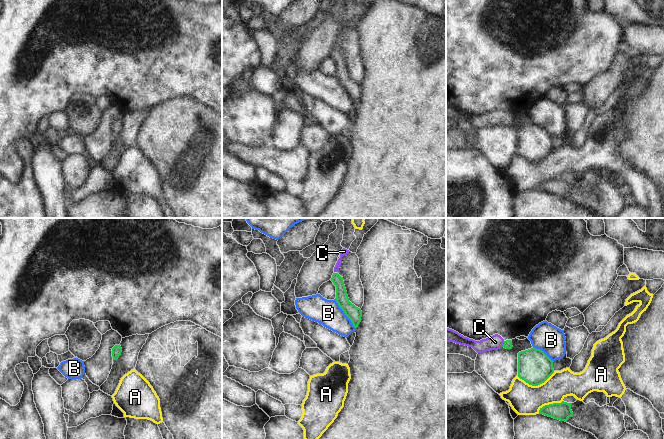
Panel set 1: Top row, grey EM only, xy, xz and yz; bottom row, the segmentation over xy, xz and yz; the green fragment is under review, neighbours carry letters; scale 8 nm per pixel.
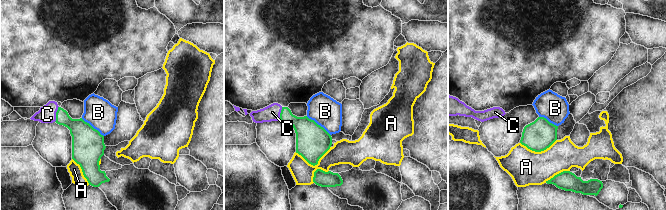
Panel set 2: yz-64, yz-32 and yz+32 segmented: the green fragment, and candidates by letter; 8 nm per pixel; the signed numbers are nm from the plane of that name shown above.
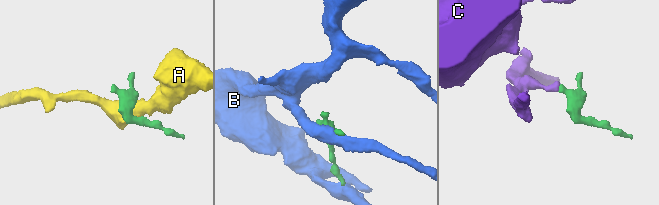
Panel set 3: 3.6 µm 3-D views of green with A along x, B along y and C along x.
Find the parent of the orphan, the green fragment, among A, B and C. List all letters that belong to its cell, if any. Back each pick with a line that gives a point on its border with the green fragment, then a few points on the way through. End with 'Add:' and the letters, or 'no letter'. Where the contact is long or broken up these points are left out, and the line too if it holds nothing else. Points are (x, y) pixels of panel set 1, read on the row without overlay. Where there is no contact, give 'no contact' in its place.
C: meets green in yz at (503, 120); runs through yz (507, 120), (503, 120), (495, 118)
Add: C

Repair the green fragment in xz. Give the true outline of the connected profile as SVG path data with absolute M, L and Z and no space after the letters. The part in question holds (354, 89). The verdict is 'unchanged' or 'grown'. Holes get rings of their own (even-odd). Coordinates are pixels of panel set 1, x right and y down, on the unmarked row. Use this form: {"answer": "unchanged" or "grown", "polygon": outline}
{"answer": "unchanged", "polygon": "M333 49L331 57L336 62L336 78L344 87L345 91L351 96L353 102L357 104L361 98L361 85L349 77L343 53L341 53L338 49Z"}

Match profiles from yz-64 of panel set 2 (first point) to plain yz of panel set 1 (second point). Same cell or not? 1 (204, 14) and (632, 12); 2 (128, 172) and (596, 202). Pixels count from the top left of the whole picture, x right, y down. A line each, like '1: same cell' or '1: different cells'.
1: same cell
2: same cell

